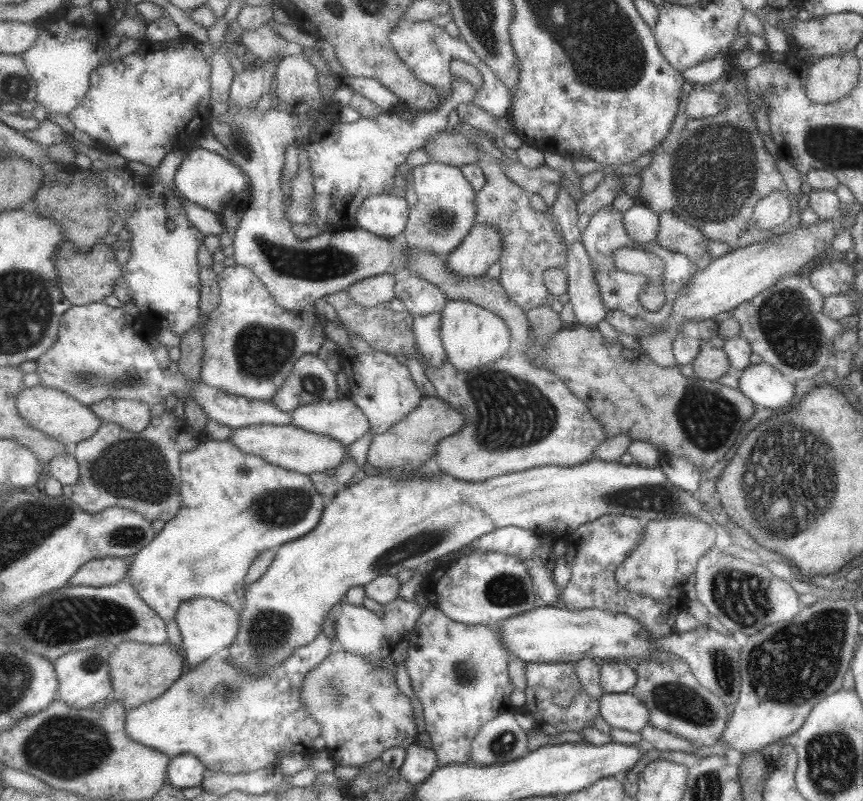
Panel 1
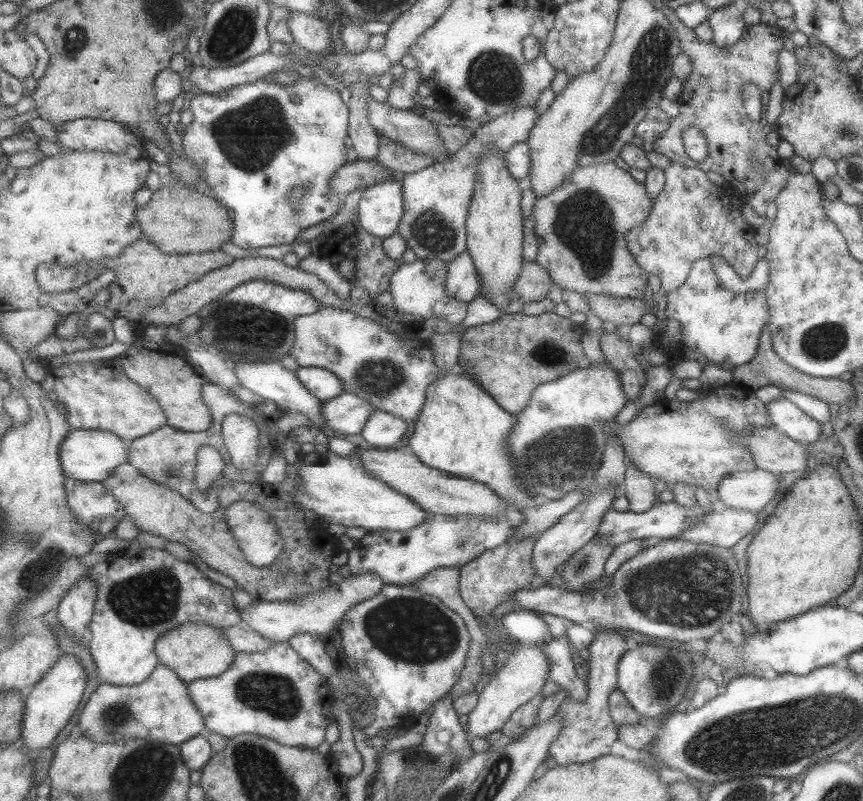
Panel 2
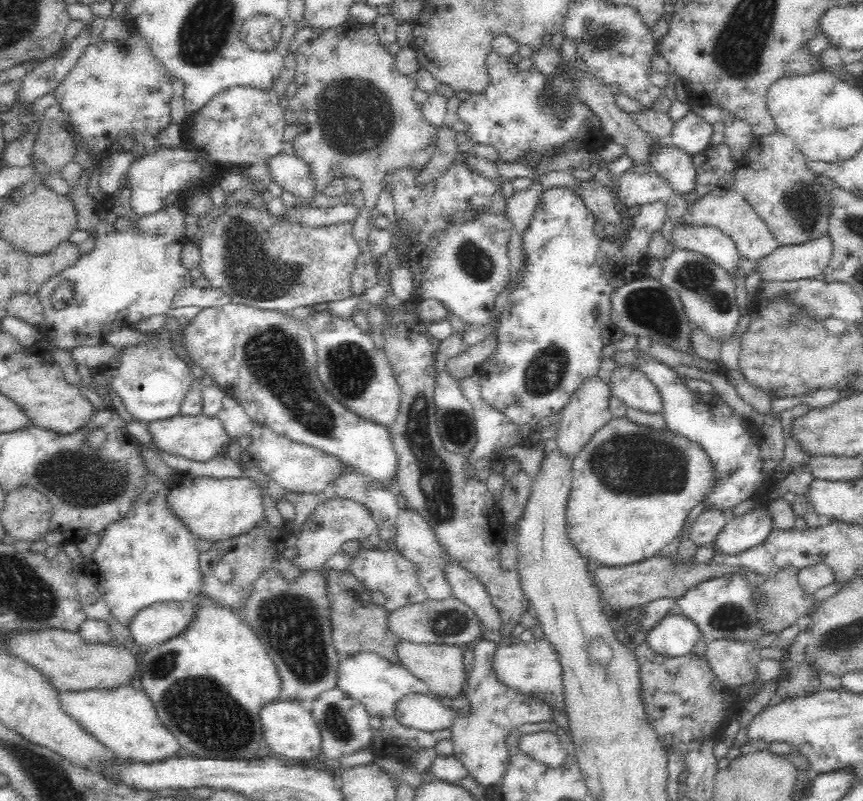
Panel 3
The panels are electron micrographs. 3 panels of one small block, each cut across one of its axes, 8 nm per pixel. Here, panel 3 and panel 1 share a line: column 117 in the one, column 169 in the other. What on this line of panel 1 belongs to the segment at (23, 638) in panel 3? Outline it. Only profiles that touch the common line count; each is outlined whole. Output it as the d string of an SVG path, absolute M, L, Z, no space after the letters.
M123 641L114 648L110 659L113 697L125 702L125 707L129 710L163 696L175 681L184 675L185 659L185 655L170 644L149 645L137 641Z

